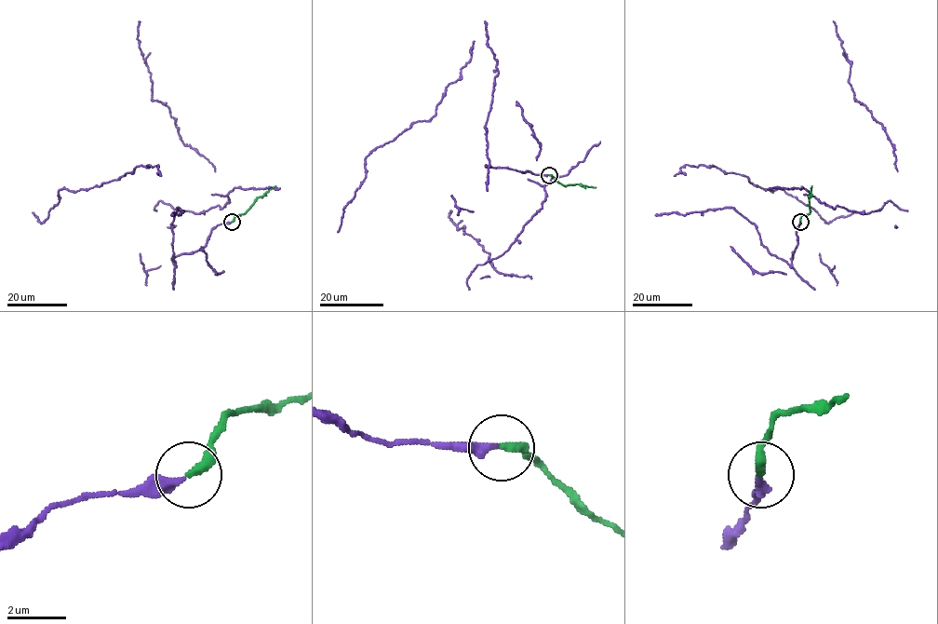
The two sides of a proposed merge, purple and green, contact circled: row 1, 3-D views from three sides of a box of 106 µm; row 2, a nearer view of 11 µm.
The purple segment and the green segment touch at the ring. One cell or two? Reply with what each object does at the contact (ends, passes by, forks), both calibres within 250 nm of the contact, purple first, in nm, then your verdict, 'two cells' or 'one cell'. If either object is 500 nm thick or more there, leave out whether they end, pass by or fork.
purple ends; green ends; calibres 340 and 320 nm; one cell

